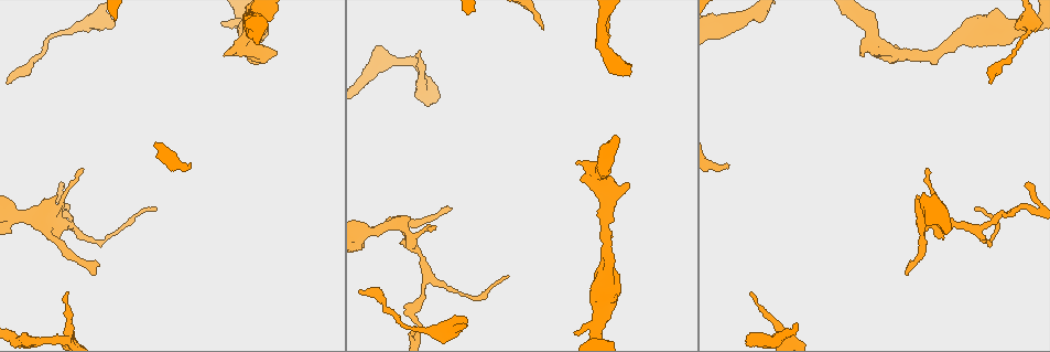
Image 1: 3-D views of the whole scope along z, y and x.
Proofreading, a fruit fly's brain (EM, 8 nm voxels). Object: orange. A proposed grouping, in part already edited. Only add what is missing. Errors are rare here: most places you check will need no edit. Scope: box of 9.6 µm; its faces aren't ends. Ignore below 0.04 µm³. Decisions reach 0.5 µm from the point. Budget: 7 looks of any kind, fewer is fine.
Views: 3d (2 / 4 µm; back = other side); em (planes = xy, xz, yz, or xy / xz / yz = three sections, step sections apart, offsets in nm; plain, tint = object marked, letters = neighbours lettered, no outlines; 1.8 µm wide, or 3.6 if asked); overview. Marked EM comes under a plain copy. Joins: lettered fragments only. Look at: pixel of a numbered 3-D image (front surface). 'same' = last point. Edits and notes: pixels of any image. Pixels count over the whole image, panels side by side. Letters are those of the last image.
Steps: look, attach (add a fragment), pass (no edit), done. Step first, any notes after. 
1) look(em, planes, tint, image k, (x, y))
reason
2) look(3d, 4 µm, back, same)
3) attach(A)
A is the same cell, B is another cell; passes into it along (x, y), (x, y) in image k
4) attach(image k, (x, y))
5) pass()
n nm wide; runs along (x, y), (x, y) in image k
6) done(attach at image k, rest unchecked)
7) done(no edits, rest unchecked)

look(3d, 4 µm, image 1, (576, 163))
an open end

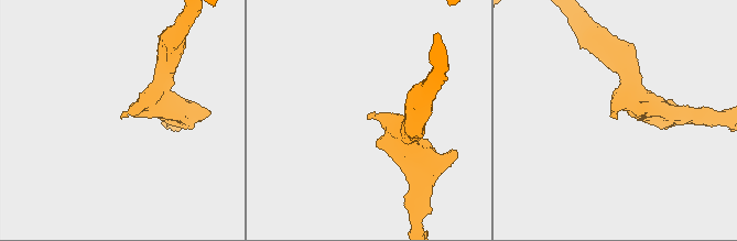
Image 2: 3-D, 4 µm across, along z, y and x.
look(em, xz, step 16, tint, image 2, (367, 118))
shape alone is not enough

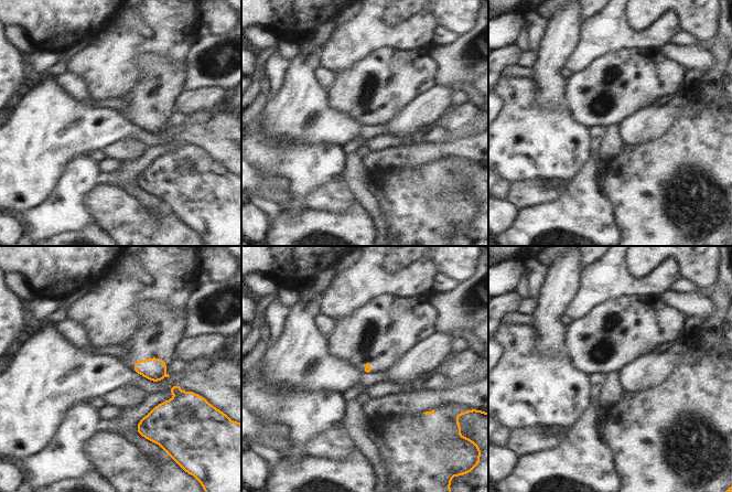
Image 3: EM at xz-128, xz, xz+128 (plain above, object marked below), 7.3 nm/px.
look(em, xz, step 16, letters, same)

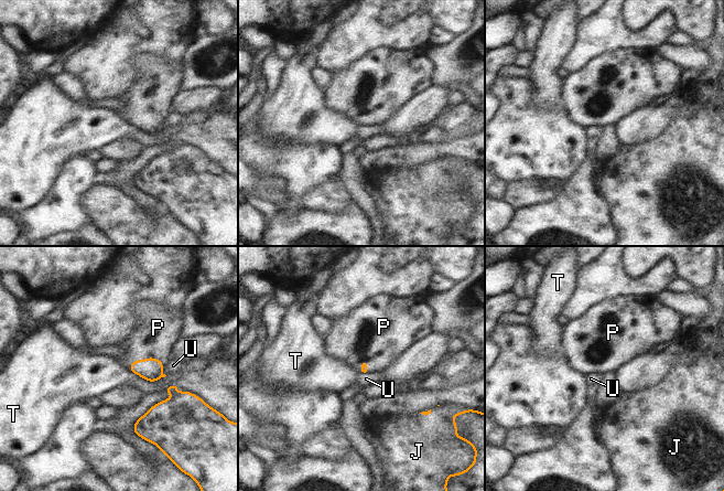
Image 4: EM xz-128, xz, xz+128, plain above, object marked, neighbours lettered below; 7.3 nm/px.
attach(P)
P is the same cell, J, T and U are other cells; passes into it along (150, 369), (144, 359), (158, 328) in image 4; the neuron continues

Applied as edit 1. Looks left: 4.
look(3d, 2 µm, image 1, (722, 32))
an open end

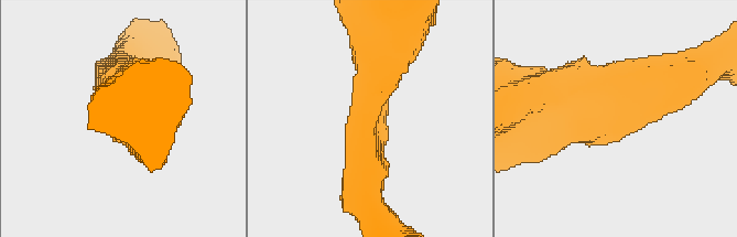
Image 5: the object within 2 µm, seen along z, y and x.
look(em, 3.6 µm, yz, step 4, tint, image 5, (353, 127))

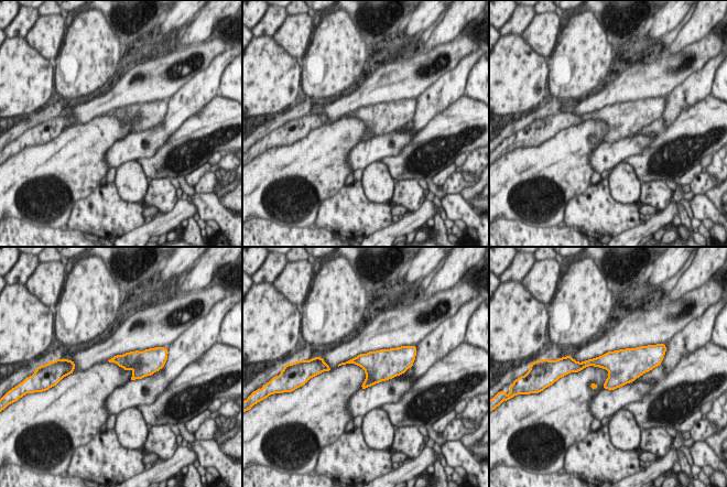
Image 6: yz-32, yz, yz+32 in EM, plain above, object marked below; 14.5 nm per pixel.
look(em, 3.6 µm, planes, letters, same)

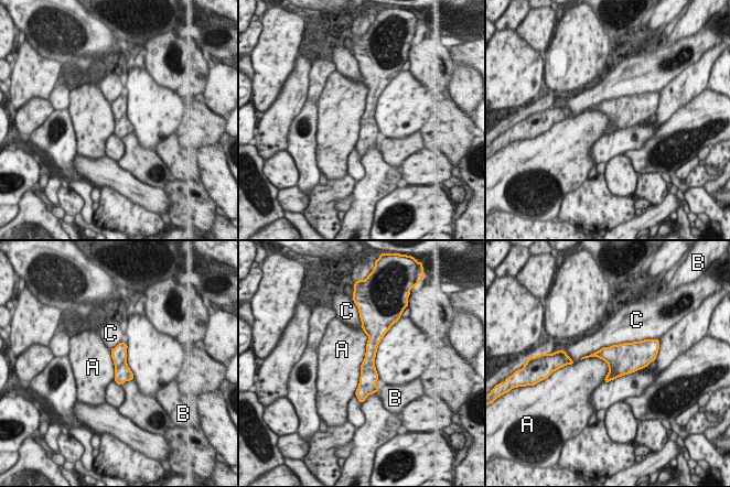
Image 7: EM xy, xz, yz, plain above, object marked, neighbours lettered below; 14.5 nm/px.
pass()
220 nm wide; A touches over 1000 nm; A, B and C are other cells; no lettered fragment goes on from it

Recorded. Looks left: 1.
look(em, planes, letters, image 1, (1027, 184))
branch stops here

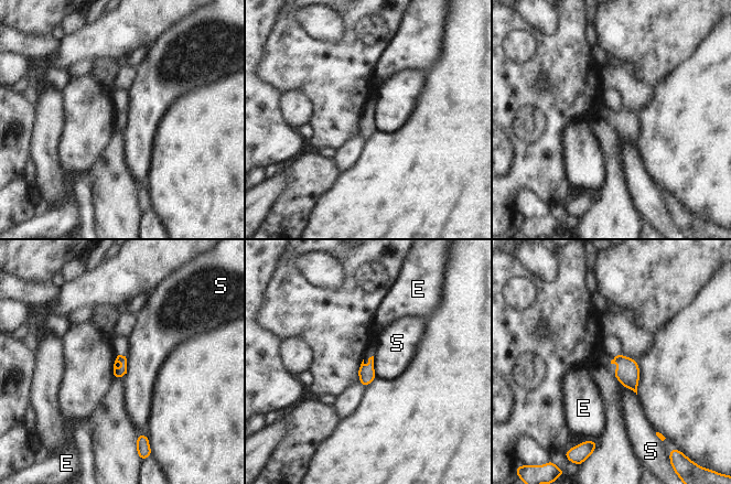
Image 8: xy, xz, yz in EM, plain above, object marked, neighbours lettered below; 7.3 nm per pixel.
pass()
E and S are other cells; border along (373, 356), (373, 368), (376, 378) in image 8; no lettered fragment goes on from it

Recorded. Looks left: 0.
done(attach at image 4, rest unchecked)

